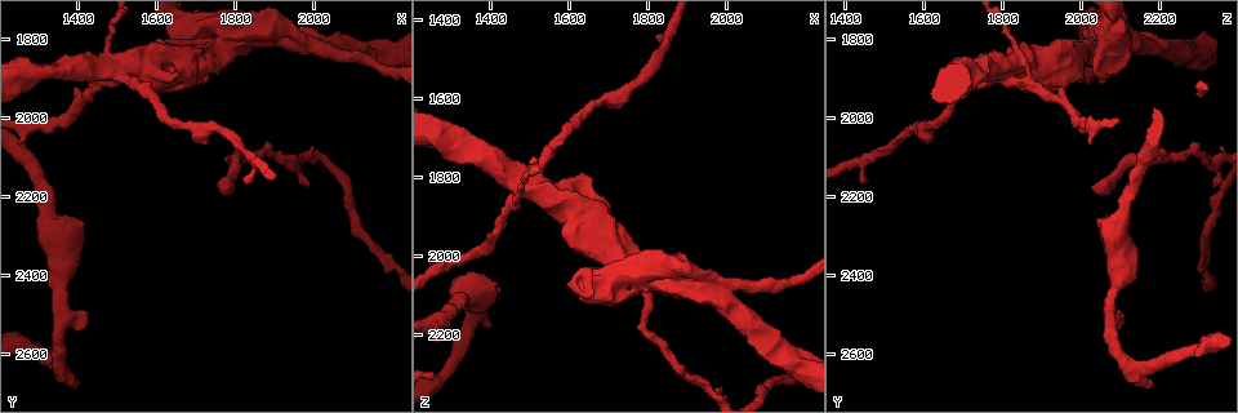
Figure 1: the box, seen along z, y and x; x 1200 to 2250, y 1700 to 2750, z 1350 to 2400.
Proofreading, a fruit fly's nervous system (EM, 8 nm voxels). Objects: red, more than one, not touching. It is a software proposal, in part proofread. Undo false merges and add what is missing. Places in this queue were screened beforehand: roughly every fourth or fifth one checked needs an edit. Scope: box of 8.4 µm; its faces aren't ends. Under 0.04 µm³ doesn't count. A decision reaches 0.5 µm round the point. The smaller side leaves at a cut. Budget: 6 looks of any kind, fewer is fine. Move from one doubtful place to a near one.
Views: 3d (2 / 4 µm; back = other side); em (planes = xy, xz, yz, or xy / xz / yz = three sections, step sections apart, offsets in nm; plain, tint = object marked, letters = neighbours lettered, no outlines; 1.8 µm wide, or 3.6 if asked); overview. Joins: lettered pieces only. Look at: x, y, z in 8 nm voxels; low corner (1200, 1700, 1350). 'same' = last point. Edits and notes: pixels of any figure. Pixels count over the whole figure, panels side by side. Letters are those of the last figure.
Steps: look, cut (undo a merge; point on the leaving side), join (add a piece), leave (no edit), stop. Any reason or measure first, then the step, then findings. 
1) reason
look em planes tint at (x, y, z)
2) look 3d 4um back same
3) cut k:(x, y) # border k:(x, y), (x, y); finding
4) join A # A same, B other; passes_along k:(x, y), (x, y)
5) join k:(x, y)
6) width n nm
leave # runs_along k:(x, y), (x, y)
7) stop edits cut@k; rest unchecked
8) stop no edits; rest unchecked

sharp bend
look em planes letters at (1355, 2635, 2135)

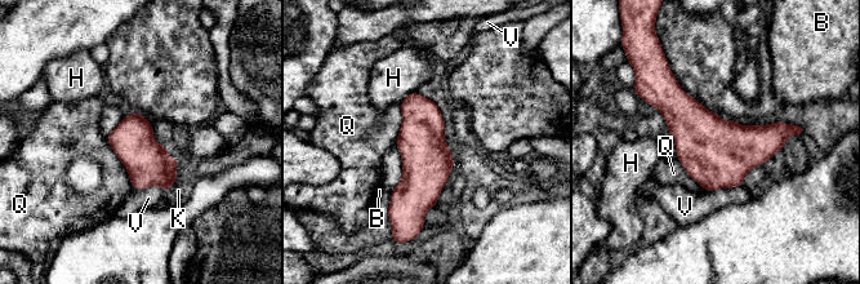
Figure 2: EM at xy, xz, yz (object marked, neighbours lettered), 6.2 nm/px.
width 280 nm
join K # B other, H other, K same, Q other, V other; it goes on there

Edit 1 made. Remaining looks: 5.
see it whole again
look overview

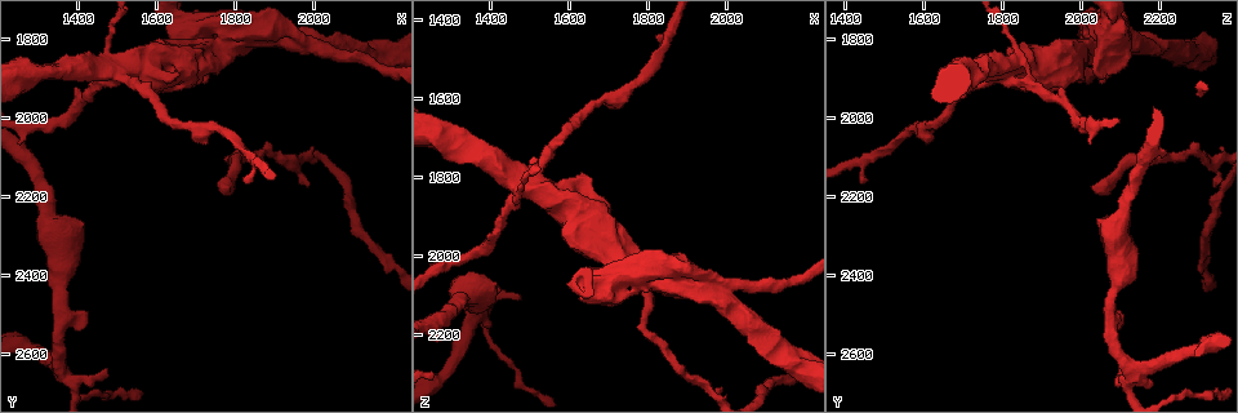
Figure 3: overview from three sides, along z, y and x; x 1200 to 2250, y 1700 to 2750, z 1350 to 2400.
sudden change in width
look 3d 4um at (1765, 1805, 2040)

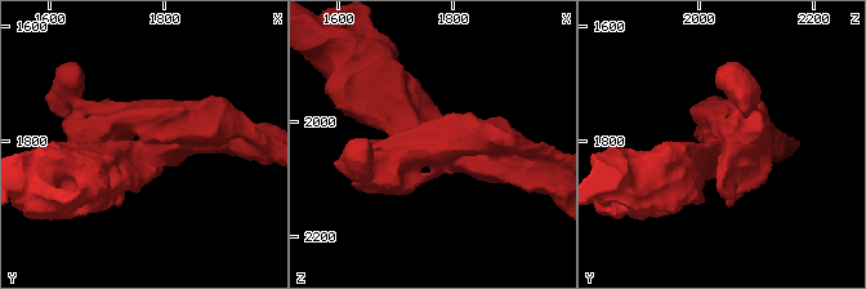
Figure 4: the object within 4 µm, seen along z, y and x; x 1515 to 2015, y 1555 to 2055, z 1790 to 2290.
now the EM
look em planes plain at (1765, 1810, 2045)

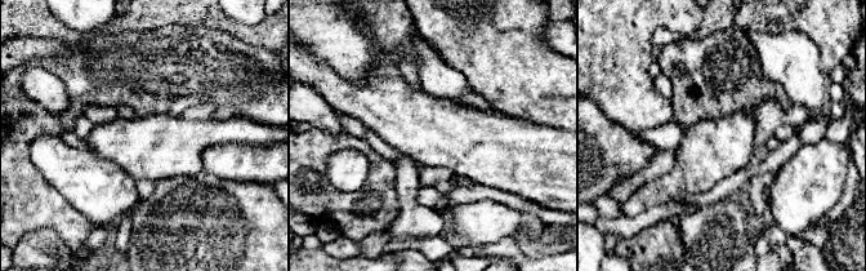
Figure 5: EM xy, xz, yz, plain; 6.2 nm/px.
what lies round it
look em planes letters same

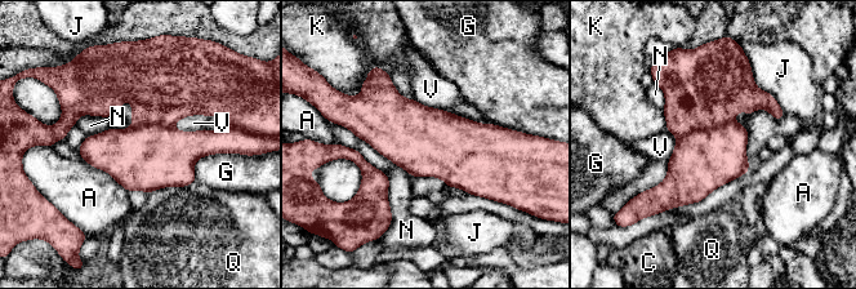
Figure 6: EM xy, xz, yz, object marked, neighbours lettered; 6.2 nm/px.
width 440 nm
cut 6:(703, 89) # A other, C other, G other, J other, K other, N other, Q other, V other; part_leaving 6:(205, 110), (105, 93), (61, 136); two neurons meet here

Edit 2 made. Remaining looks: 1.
thin arm on a thick one
look em 3.6um planes letters at (1495, 1875, 1815)

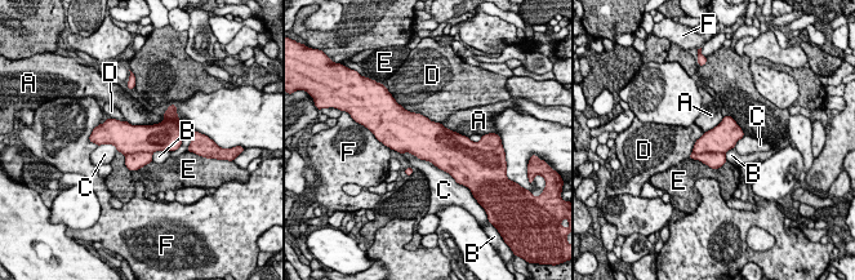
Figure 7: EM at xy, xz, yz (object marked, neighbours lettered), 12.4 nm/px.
cut 7:(715, 160) # A other, B other, C other, D other, E other, F other; border 7:(693, 151), (724, 154); a second neuron is stuck on

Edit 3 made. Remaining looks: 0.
stop edits join@2, cut@6, cut@7; rest unchecked

